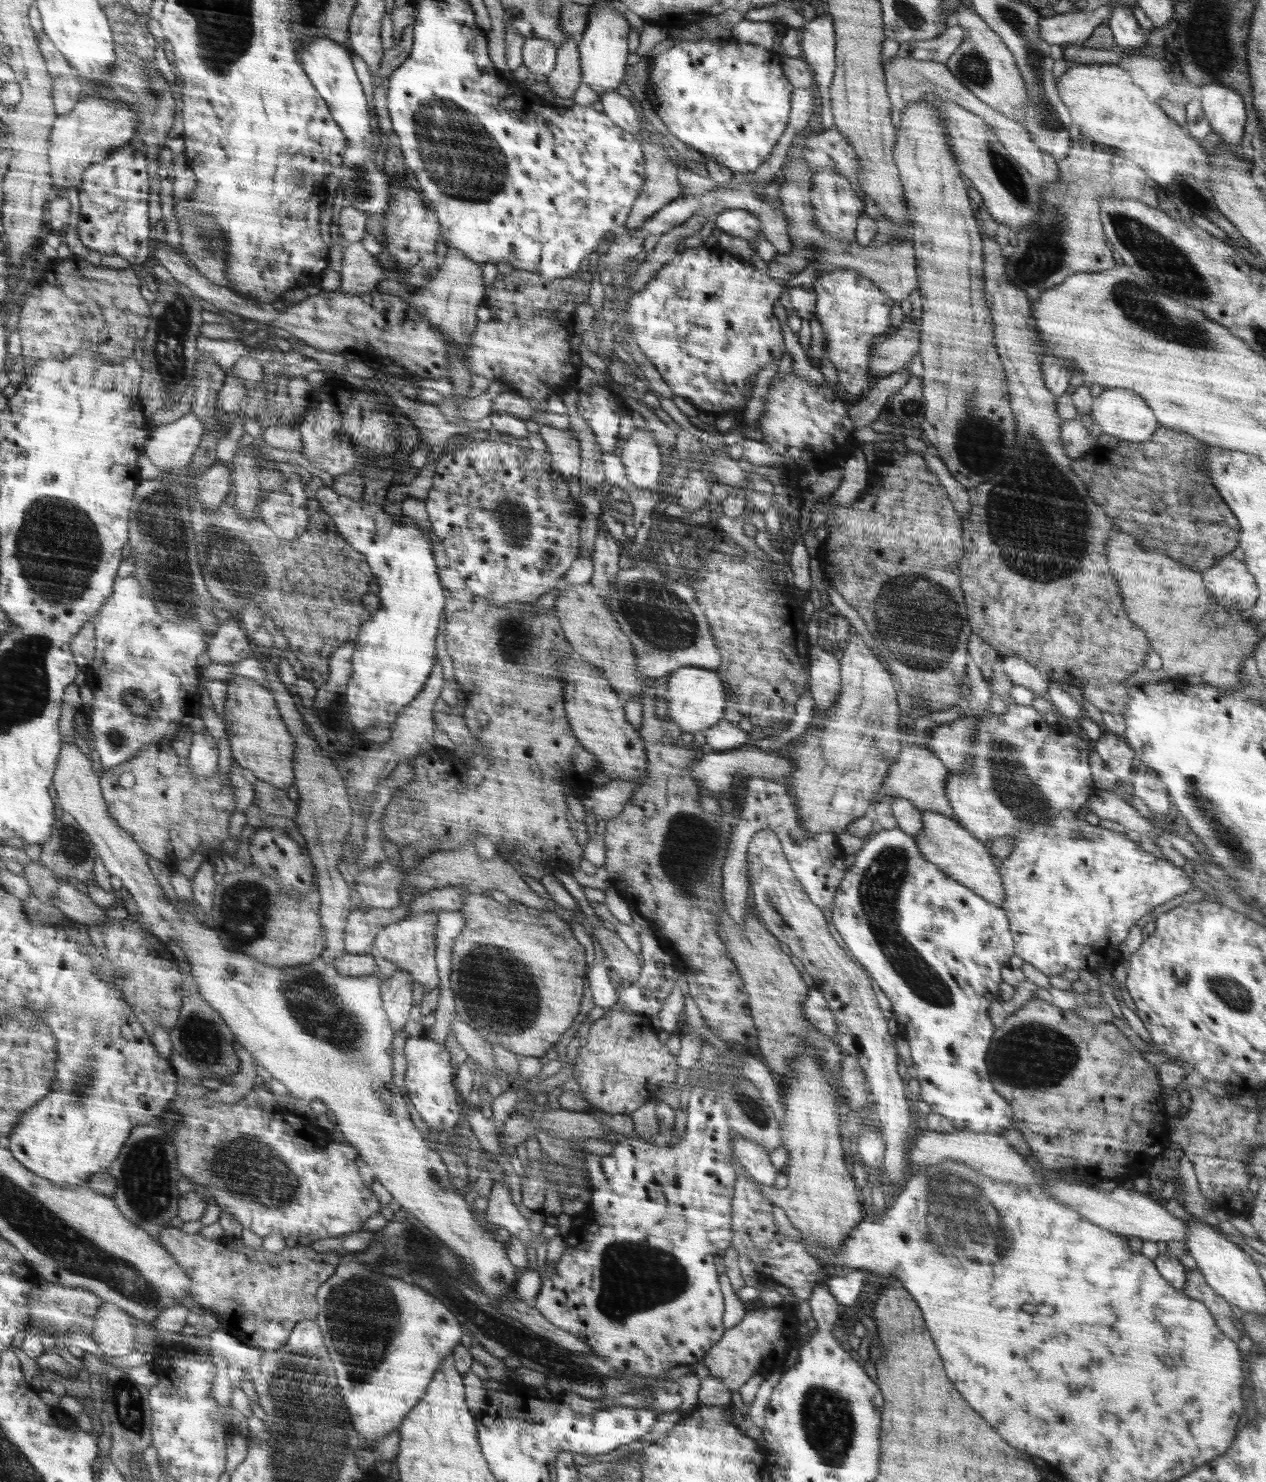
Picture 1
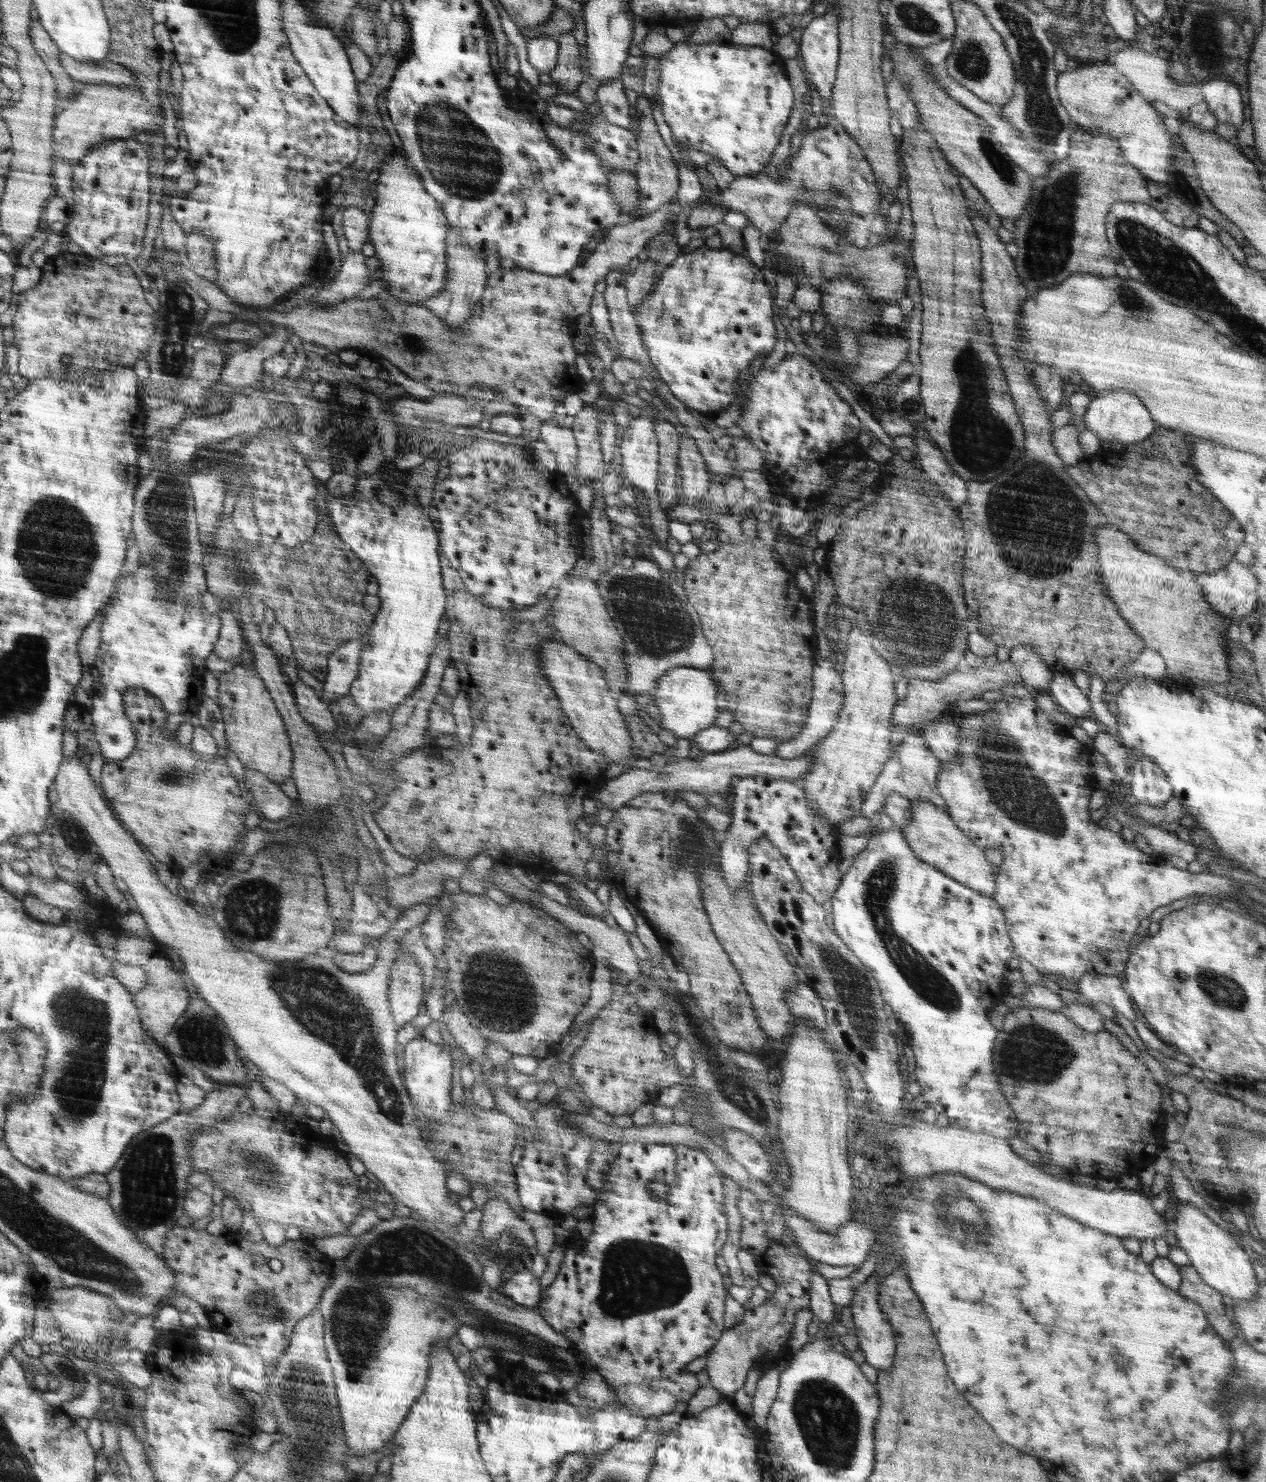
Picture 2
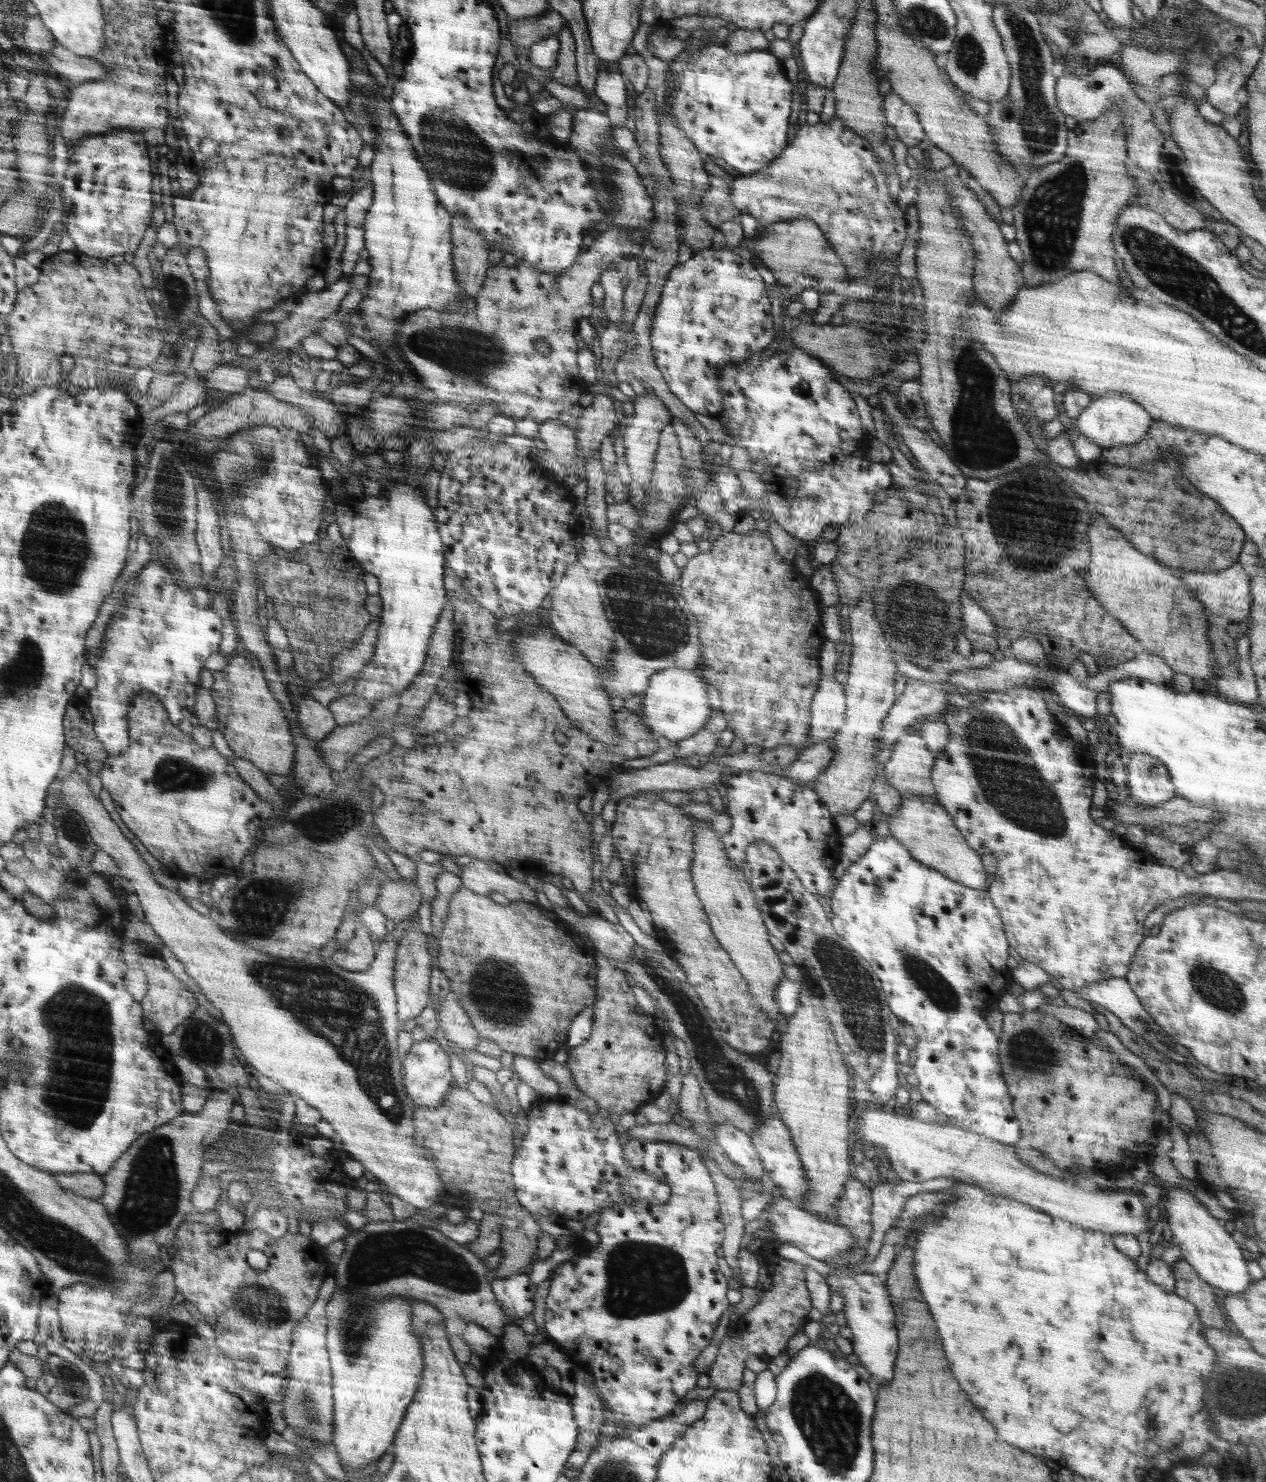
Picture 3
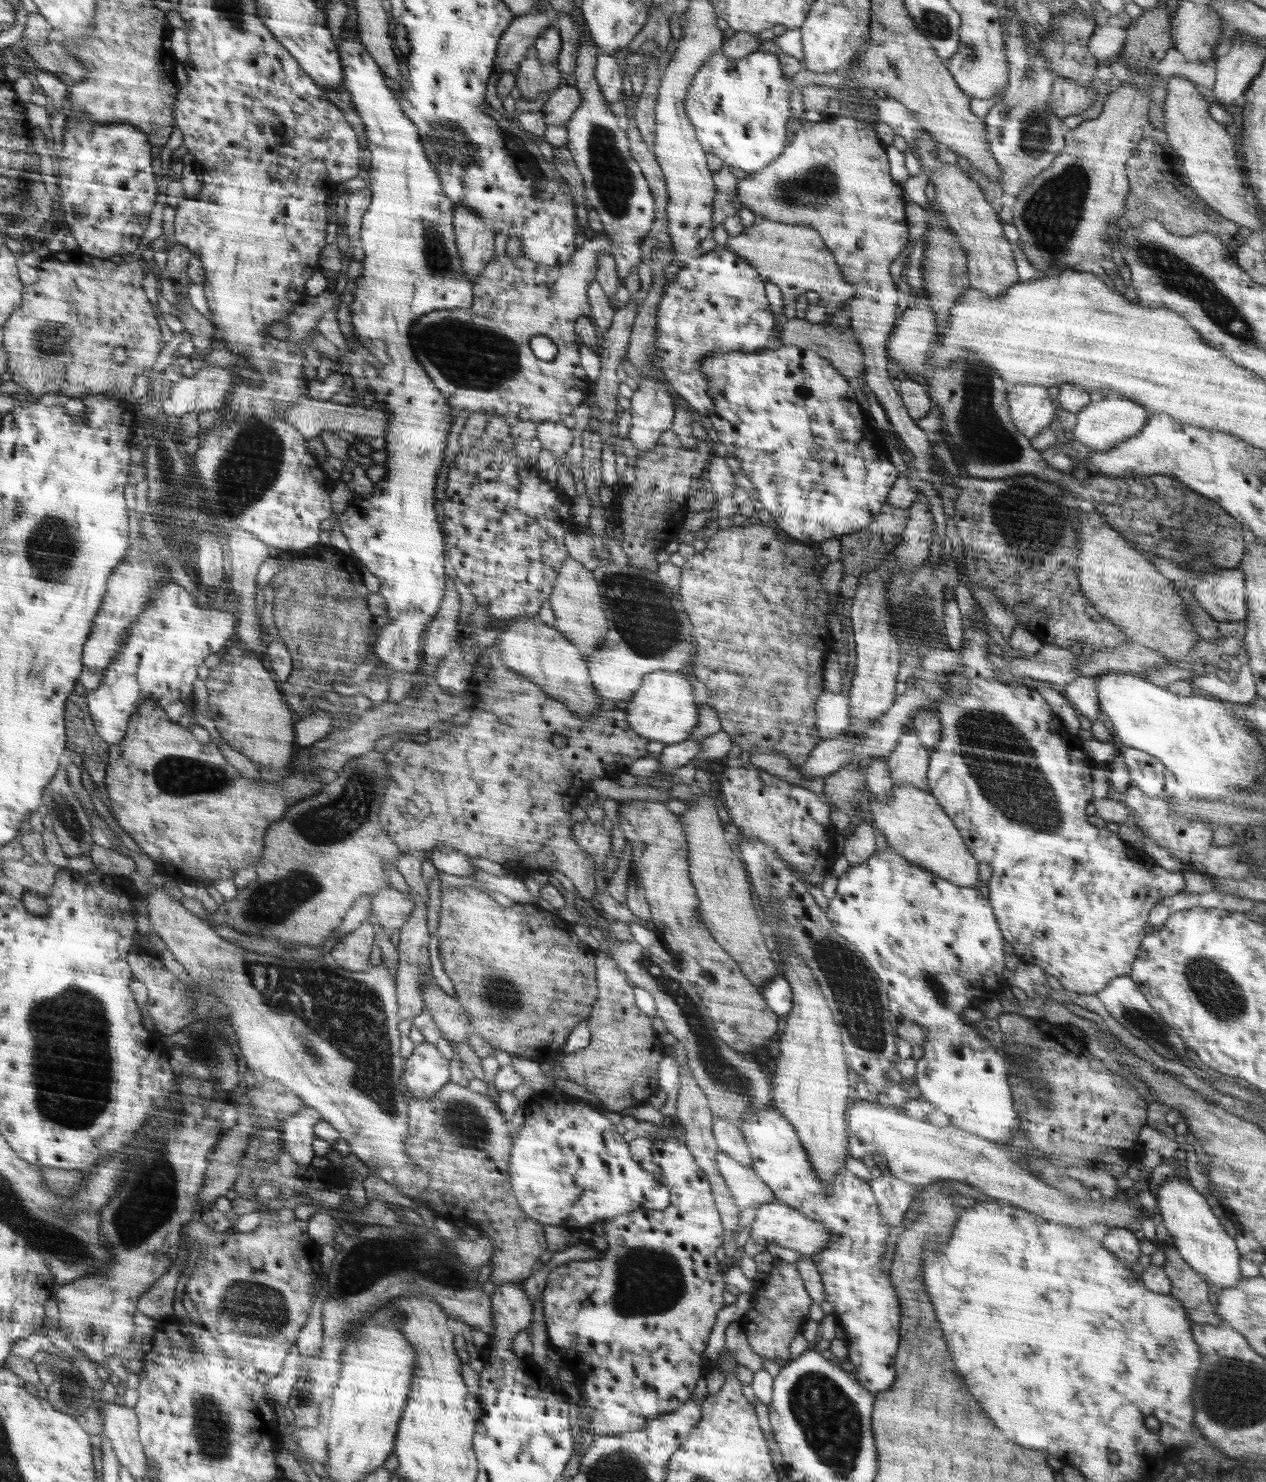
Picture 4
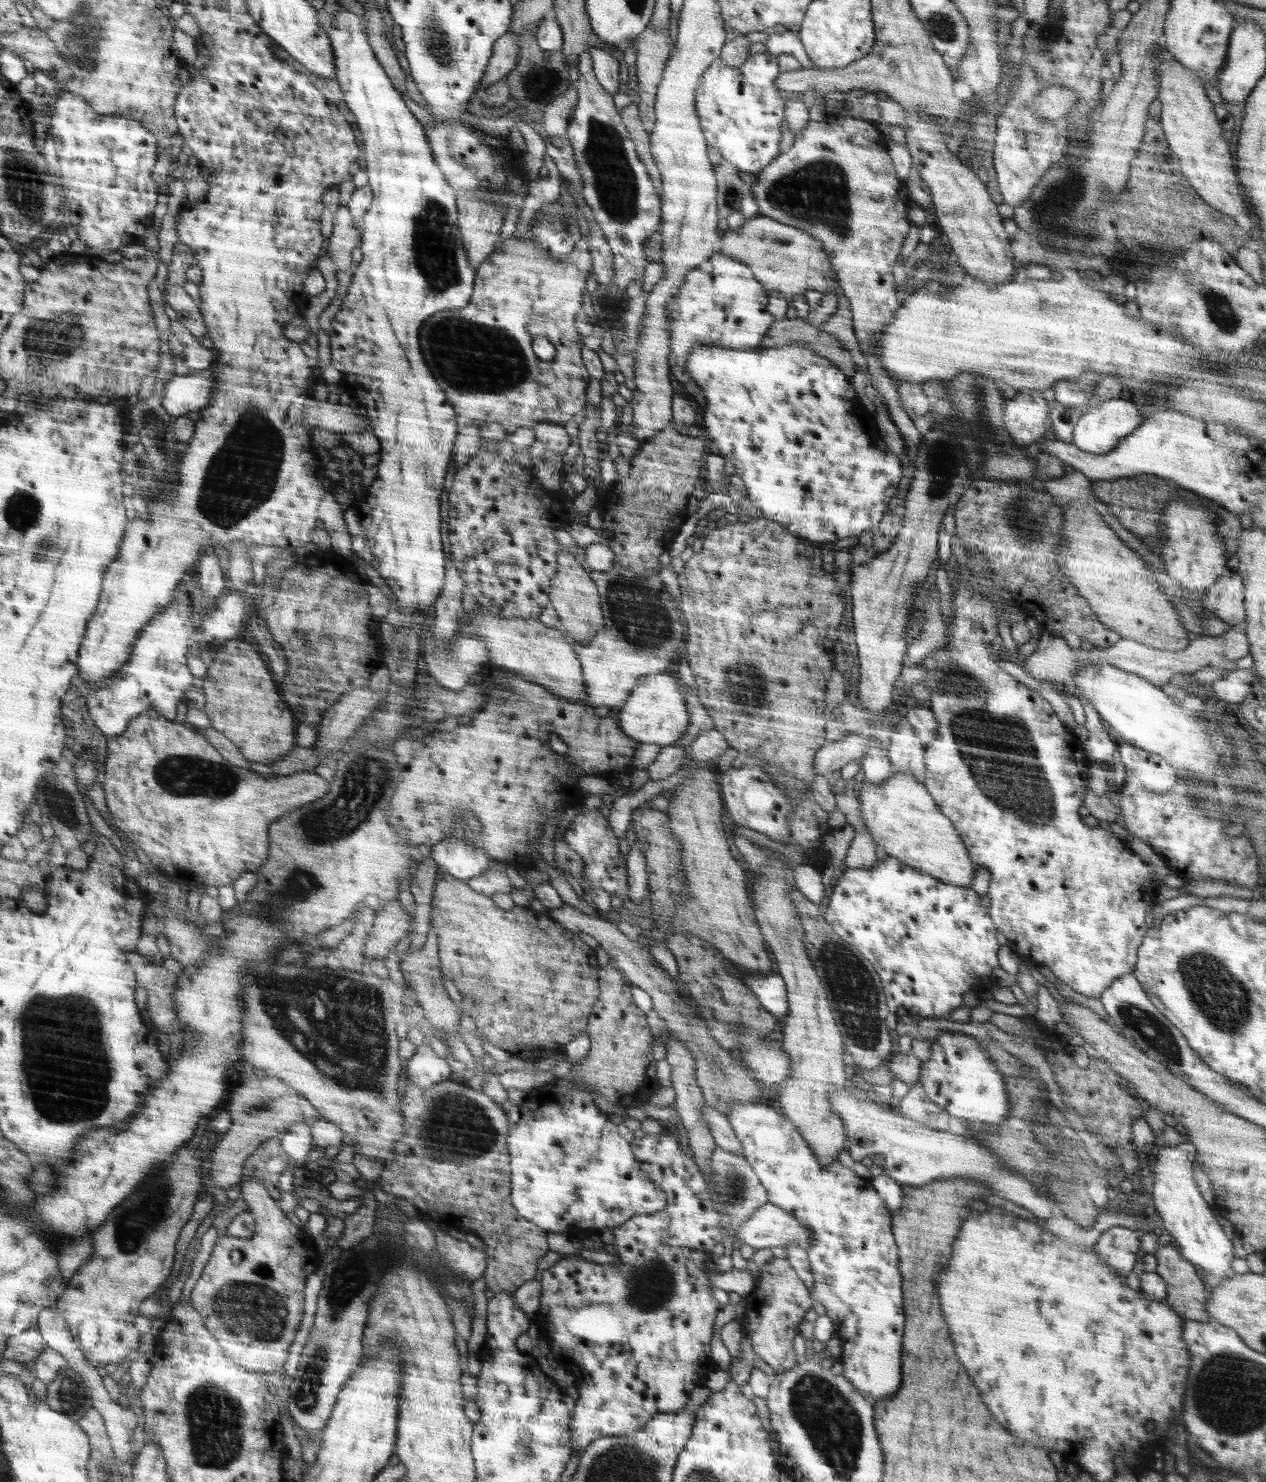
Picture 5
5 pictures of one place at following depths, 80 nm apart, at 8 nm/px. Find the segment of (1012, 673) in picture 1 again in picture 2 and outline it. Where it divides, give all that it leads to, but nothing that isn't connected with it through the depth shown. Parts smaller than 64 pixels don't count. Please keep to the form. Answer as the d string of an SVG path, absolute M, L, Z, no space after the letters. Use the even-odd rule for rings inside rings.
M1022 645L1013 648L1009 661L1017 668L1021 684L1027 686L1034 693L1048 691L1054 672L1032 650L1032 647Z

